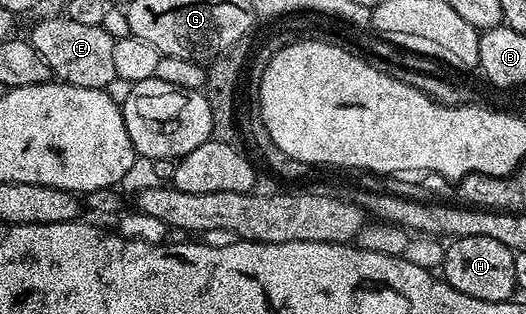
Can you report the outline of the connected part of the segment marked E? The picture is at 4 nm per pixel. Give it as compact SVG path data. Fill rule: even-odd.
M42 19L28 34L28 42L48 65L51 76L59 83L67 83L73 87L87 87L88 89L105 89L116 76L116 69L112 62L112 45L115 36L109 35L102 27L94 23L81 23L78 19Z

